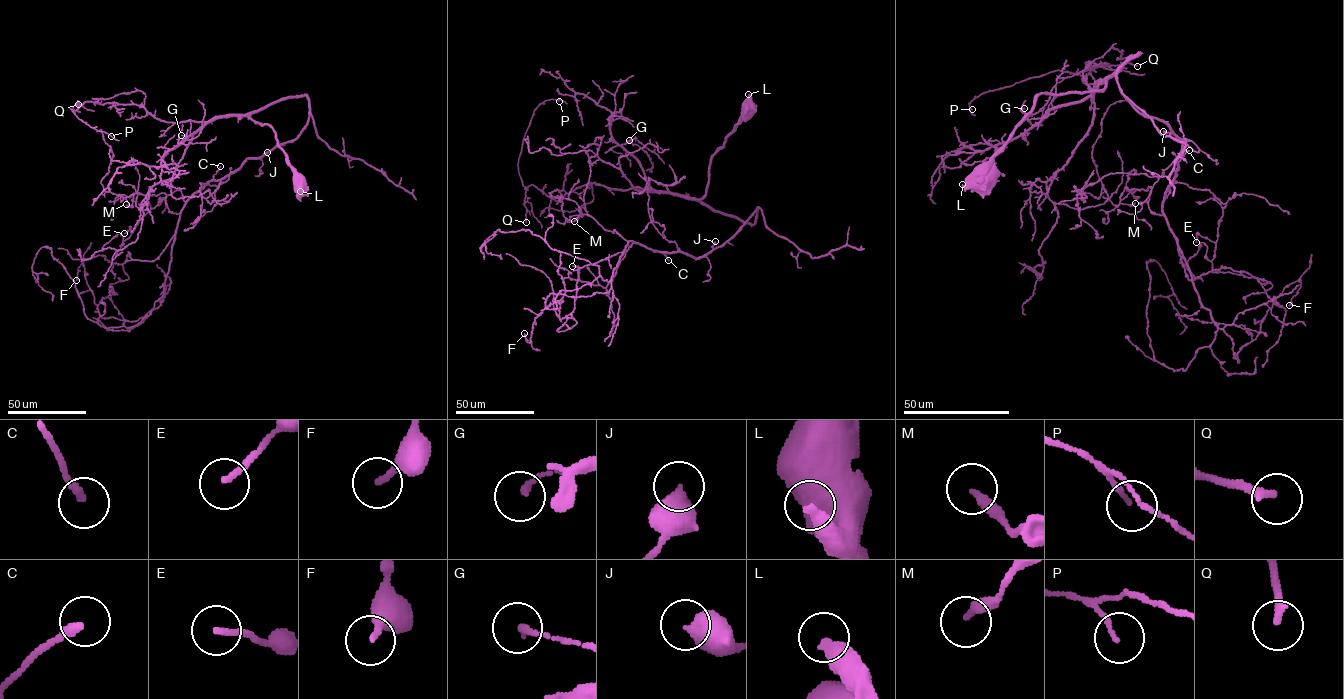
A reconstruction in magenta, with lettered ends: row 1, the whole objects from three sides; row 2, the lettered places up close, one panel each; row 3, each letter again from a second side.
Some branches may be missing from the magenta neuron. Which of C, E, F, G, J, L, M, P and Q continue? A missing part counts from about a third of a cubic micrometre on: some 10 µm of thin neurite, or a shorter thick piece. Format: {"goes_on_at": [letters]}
{"goes_on_at": ["C", "E", "J", "Q"]}

